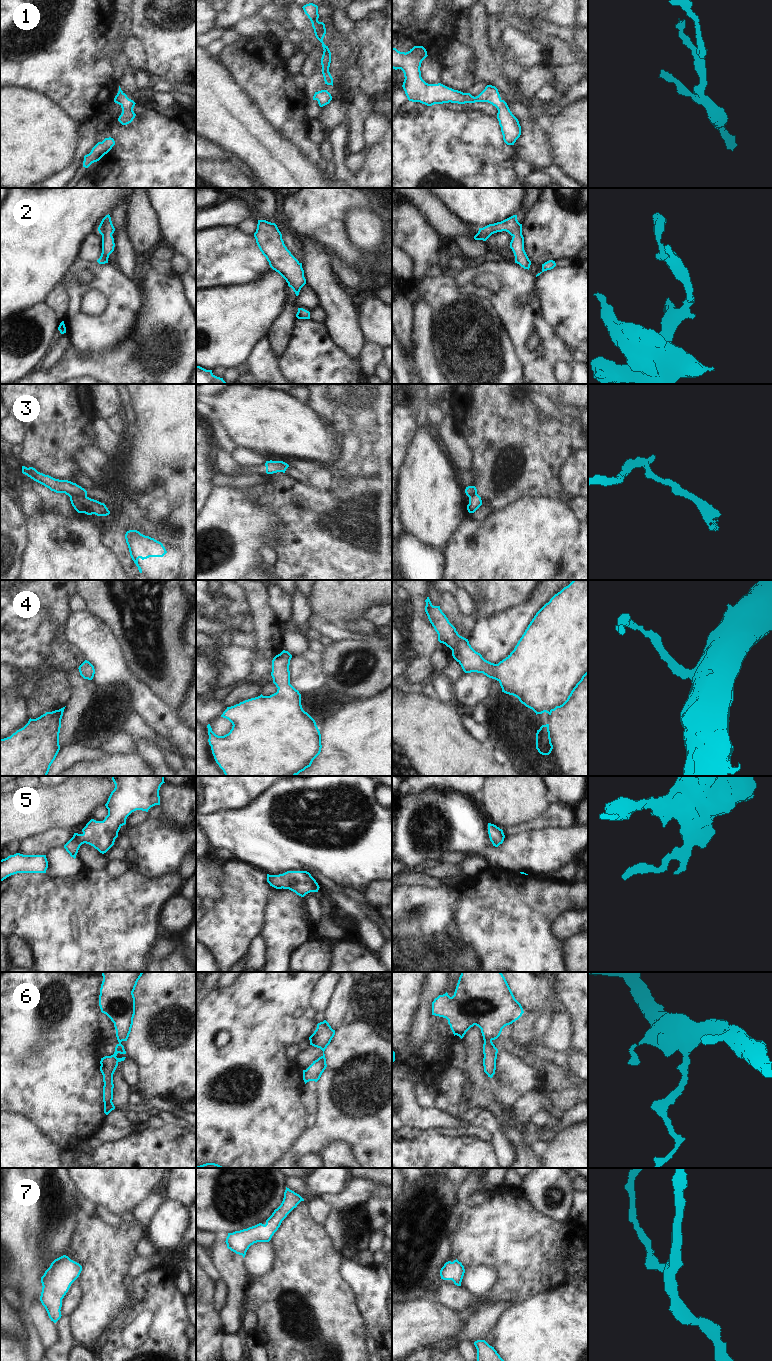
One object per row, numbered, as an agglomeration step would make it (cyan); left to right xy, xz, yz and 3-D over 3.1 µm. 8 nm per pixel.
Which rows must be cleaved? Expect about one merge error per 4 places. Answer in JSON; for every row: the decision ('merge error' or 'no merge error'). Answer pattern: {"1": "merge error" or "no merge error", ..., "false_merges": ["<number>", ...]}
{"1": "no merge error", "2": "no merge error", "3": "merge error", "4": "no merge error", "5": "no merge error", "6": "no merge error", "7": "no merge error", "false_merges": ["3"]}

